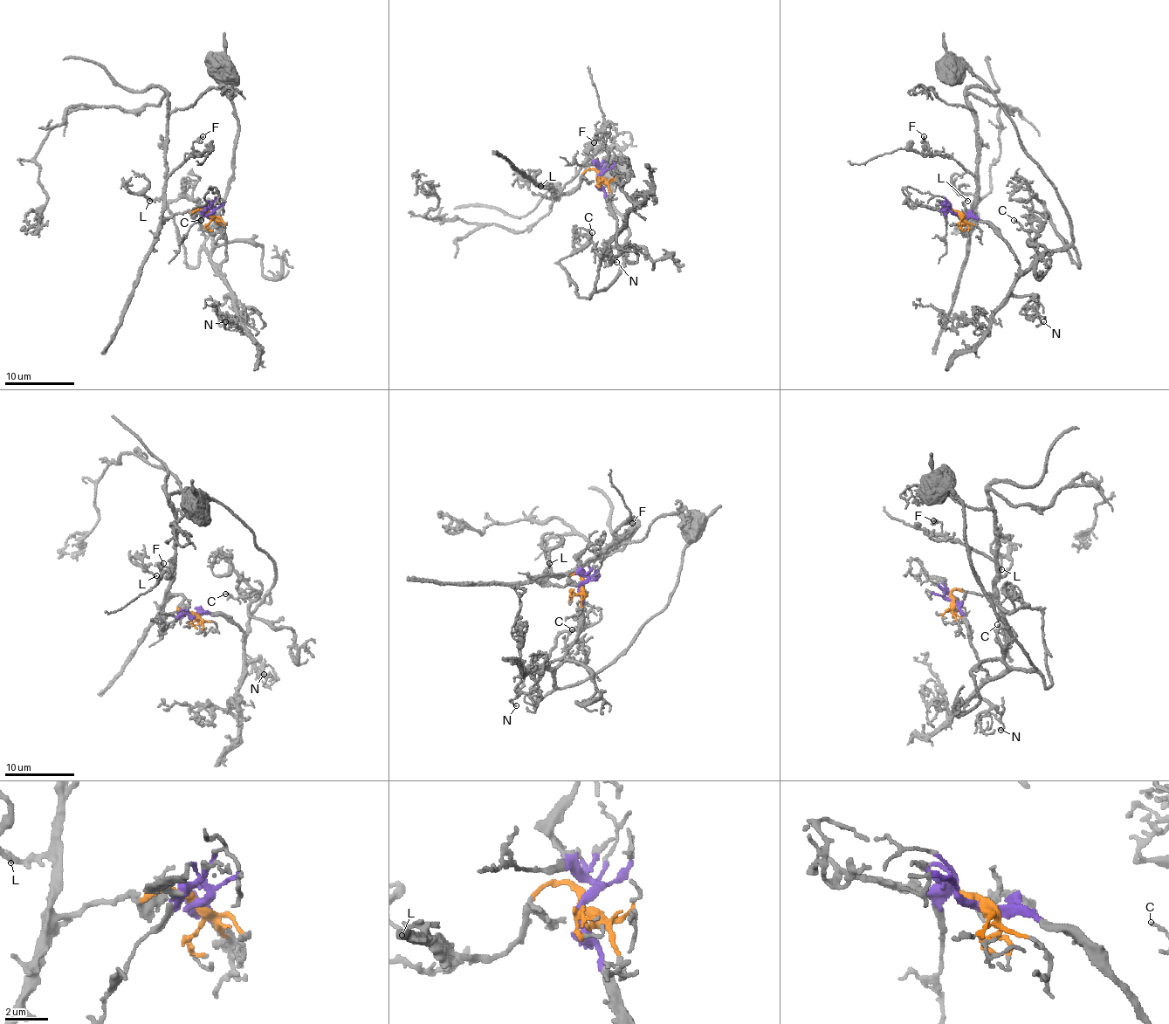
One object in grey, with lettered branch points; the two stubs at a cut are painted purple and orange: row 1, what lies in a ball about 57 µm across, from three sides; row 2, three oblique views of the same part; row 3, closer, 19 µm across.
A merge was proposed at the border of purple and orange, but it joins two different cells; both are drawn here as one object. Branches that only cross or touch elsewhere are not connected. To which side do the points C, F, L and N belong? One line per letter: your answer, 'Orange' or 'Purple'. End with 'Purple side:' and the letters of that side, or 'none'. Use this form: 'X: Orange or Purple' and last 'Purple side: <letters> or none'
C: Purple
F: Orange
L: Orange
N: Purple
Purple side: C, N

